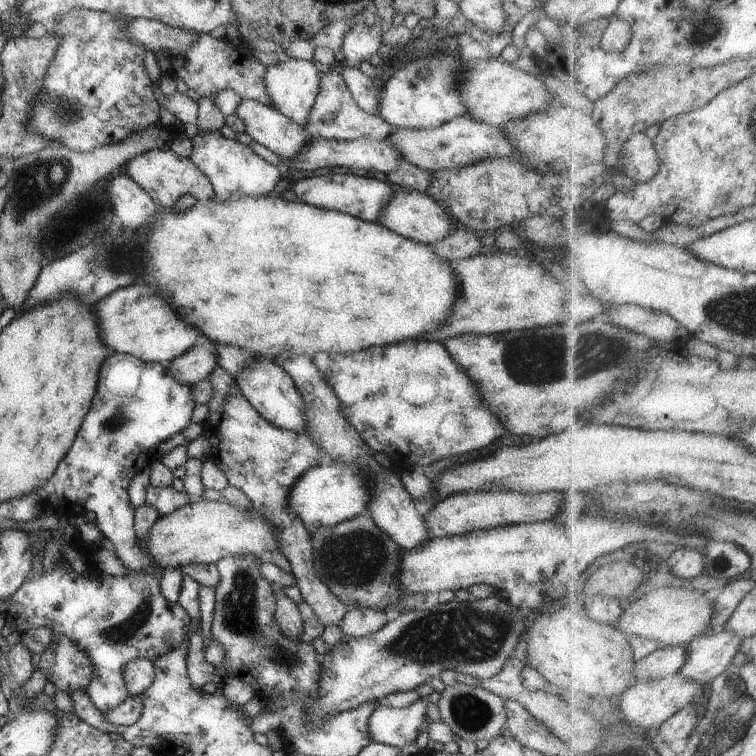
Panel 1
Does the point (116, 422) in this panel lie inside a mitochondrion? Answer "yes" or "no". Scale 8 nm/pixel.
yes

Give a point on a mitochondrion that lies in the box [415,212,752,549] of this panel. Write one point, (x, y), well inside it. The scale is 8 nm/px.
(528, 360)

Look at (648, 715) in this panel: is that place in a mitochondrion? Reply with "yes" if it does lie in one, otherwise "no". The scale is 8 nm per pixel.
no

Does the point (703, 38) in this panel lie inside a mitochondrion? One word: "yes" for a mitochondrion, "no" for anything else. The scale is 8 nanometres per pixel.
yes

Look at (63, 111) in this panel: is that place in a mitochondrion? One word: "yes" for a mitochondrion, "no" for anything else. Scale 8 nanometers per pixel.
yes

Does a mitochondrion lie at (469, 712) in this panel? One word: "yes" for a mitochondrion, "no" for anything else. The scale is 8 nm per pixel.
yes

